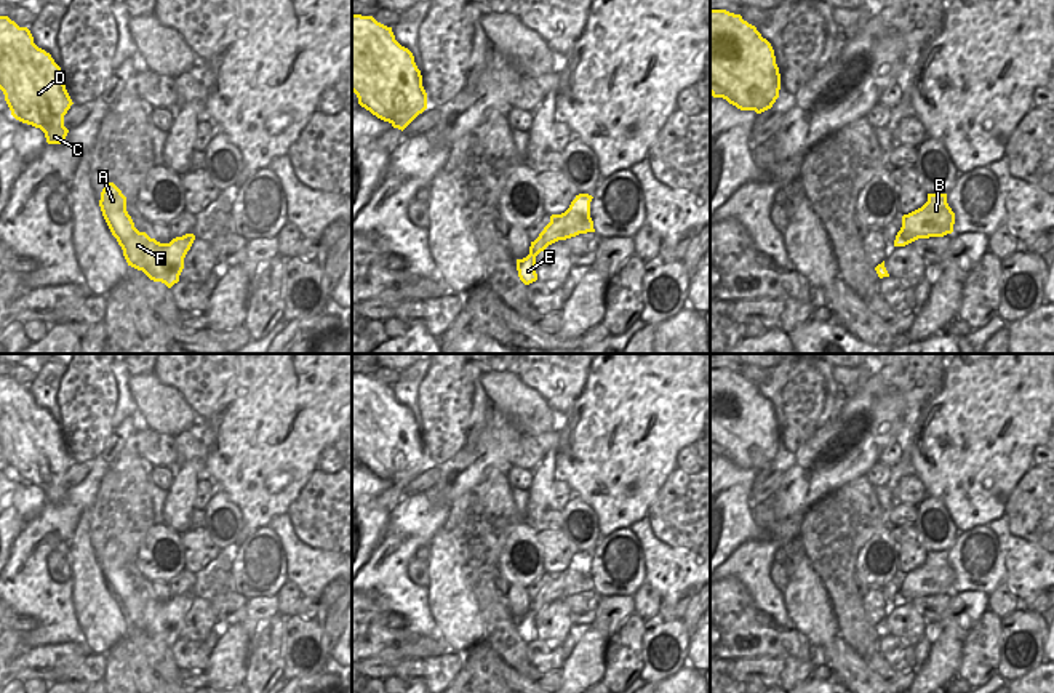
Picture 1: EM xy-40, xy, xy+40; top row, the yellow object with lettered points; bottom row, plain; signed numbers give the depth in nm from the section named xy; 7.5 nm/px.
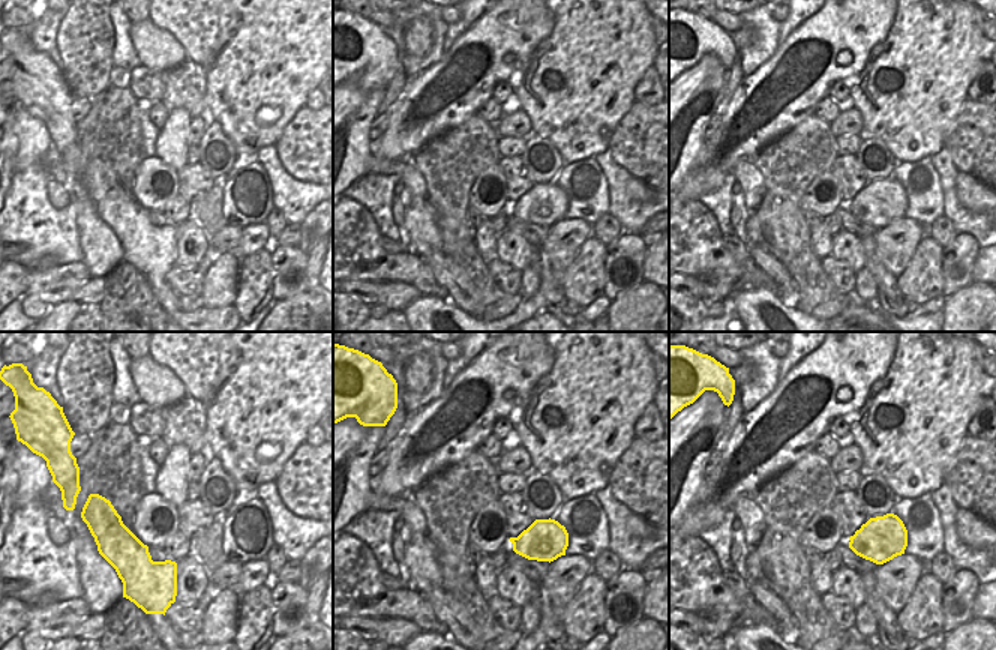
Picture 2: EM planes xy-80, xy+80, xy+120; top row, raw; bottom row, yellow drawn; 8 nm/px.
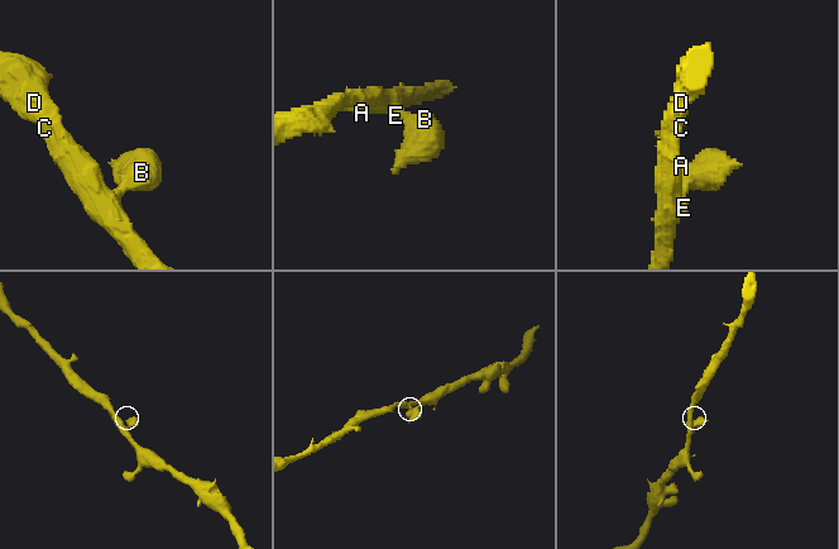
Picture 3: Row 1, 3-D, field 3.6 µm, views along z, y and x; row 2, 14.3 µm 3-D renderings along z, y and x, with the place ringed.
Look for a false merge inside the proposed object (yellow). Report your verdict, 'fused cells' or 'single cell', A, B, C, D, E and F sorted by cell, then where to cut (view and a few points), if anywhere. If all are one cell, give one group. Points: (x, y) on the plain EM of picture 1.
single cell; groups A B C D E F; cut none

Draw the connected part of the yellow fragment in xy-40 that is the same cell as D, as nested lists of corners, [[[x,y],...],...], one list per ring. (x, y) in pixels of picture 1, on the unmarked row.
[[[0,375],[0,448],[16,479],[40,487],[48,503],[64,501],[69,491],[64,474],[74,461],[66,448],[62,429],[50,411],[34,402],[30,389],[19,386],[8,375]]]

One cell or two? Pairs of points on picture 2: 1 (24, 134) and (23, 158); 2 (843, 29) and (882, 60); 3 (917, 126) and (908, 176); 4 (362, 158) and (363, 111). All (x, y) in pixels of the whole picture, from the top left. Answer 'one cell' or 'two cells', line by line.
1: one cell
2: two cells
3: two cells
4: one cell

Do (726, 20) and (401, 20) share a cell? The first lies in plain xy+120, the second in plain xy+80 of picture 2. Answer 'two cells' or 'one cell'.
two cells

